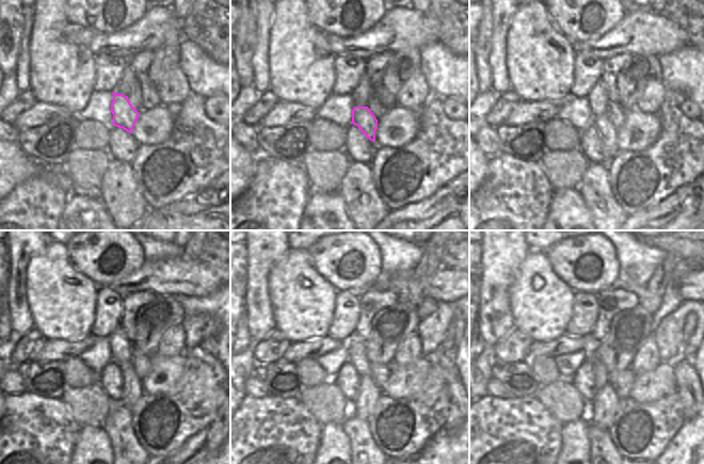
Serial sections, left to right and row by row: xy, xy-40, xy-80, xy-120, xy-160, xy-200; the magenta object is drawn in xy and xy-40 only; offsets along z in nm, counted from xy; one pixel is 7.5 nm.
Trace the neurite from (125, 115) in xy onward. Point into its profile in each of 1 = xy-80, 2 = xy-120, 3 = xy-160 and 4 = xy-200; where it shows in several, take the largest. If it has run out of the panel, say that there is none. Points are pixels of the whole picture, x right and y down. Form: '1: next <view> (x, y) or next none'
1: next xy-80 (607, 131)
2: next xy-120 (131, 392)
3: next xy-160 (369, 393)
4: next xy-200 (602, 411)

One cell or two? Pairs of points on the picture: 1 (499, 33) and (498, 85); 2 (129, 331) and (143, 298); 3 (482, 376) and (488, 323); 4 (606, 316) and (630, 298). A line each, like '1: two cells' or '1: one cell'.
1: one cell
2: one cell
3: two cells
4: one cell

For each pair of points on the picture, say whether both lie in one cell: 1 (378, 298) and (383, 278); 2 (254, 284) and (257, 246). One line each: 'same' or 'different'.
1: different
2: same

